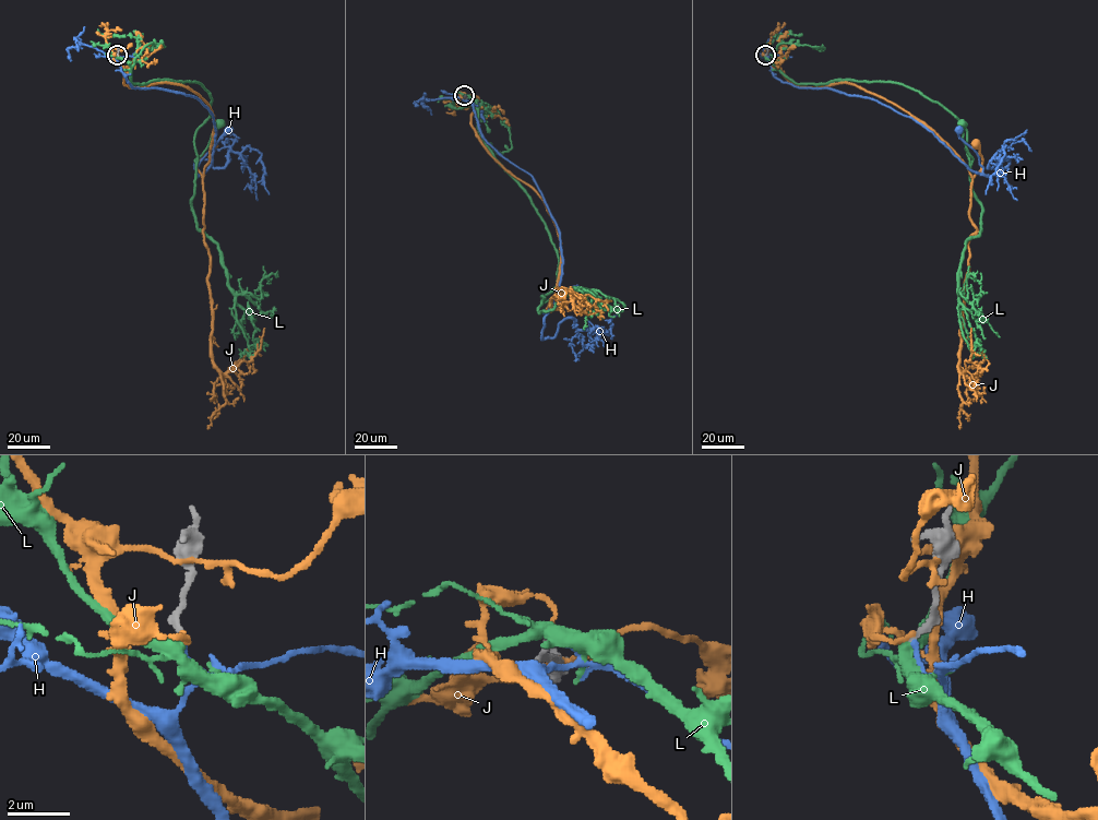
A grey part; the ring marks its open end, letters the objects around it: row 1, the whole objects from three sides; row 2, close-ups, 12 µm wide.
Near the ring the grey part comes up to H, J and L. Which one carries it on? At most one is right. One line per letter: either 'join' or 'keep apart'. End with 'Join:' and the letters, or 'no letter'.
H: keep apart
J: keep apart
L: join
Join: L

